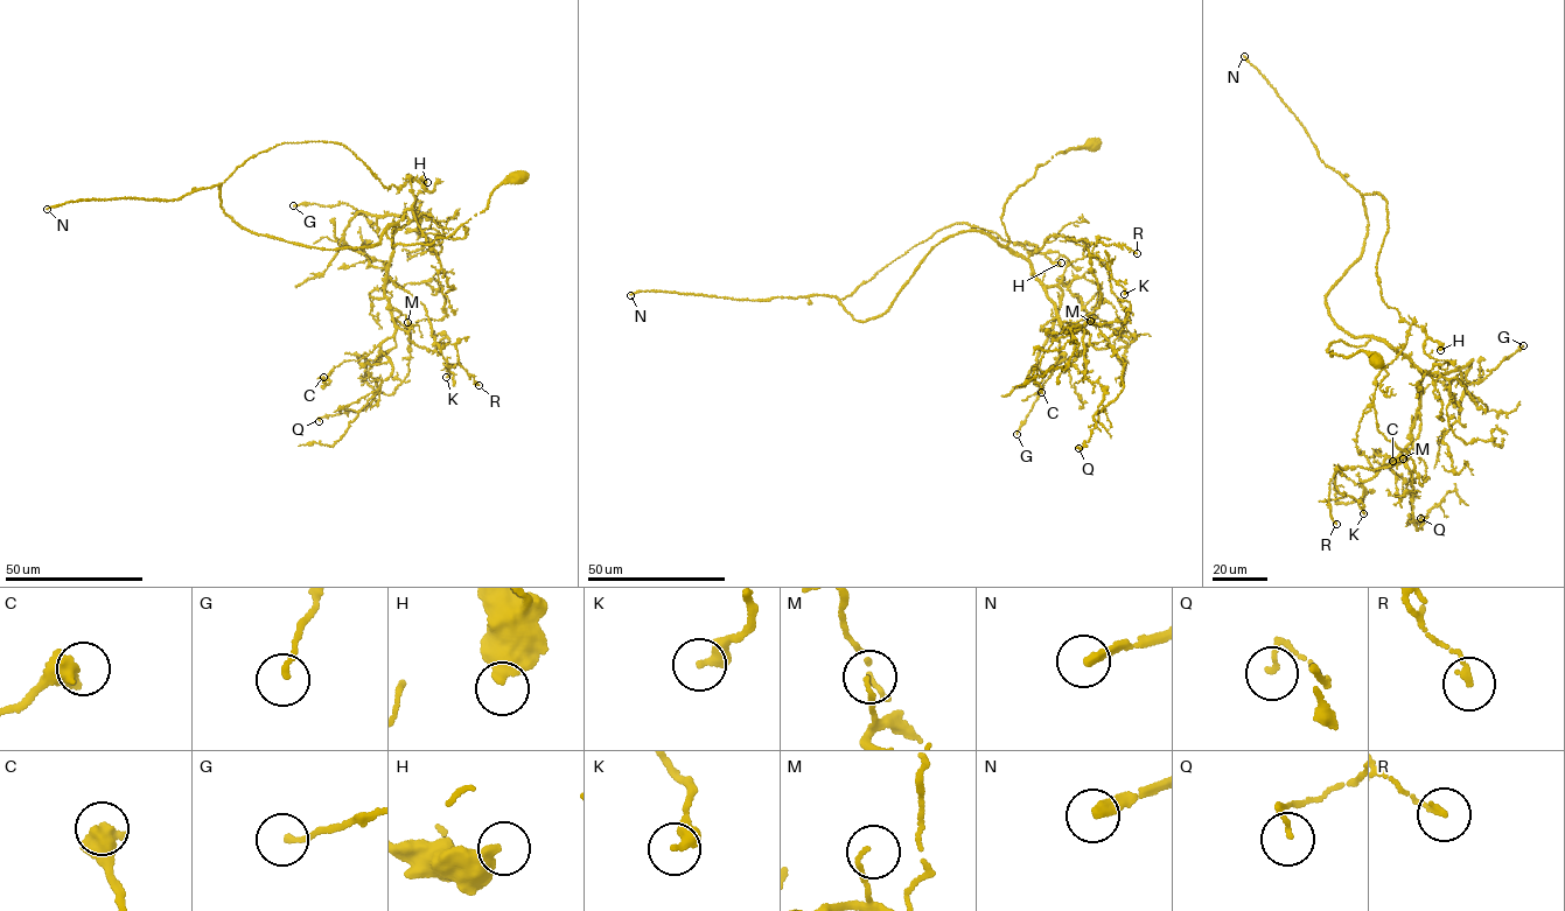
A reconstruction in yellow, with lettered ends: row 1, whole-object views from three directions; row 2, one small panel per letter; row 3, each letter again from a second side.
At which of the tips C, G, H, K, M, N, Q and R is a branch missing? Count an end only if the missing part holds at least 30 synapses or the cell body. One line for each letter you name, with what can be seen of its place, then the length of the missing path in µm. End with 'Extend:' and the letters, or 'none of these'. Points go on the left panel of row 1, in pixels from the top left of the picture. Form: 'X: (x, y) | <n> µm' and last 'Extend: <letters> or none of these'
N: (47, 209) | 250 µm
Extend: N

